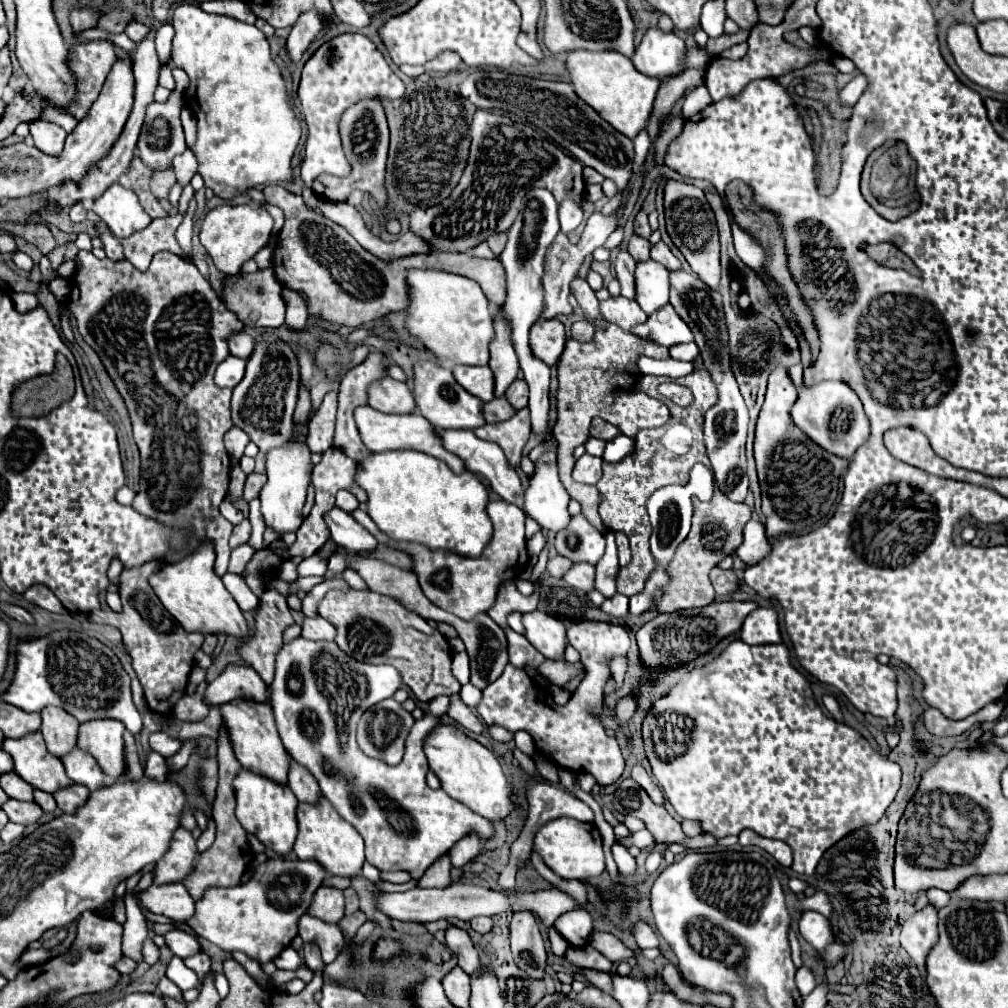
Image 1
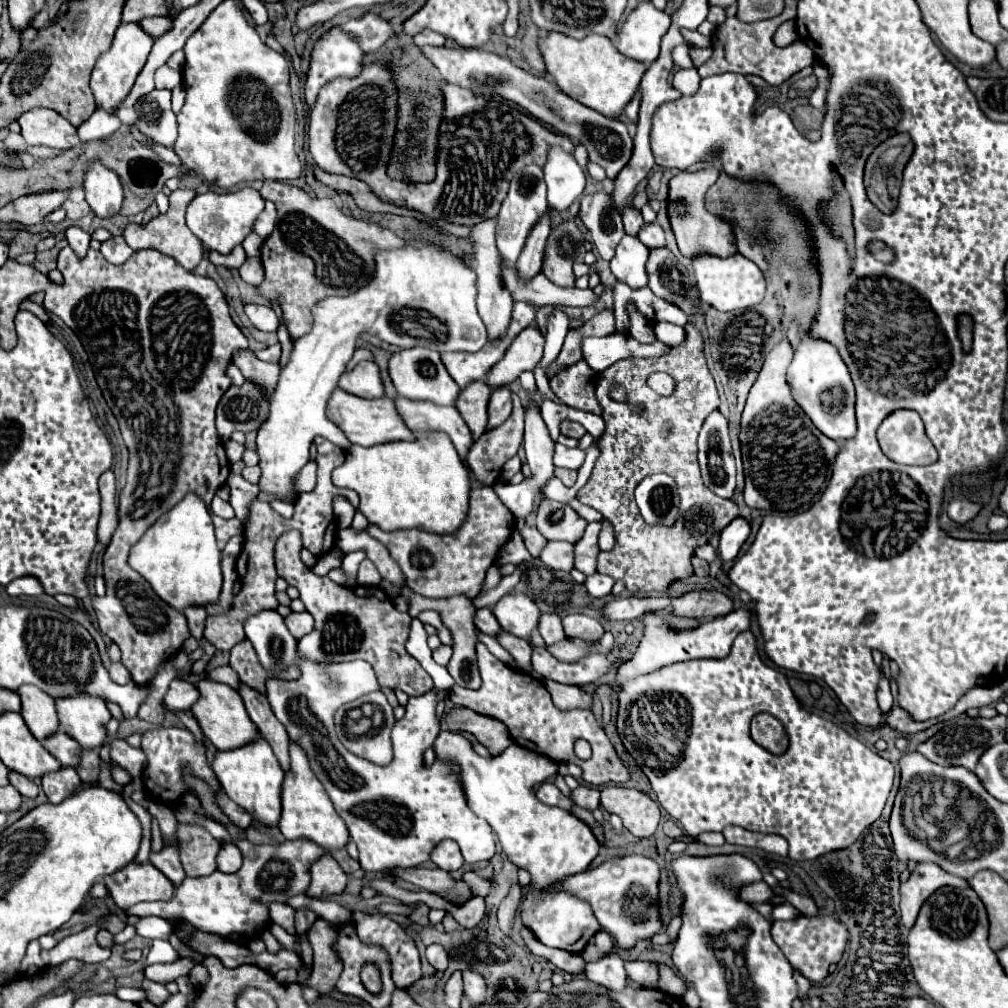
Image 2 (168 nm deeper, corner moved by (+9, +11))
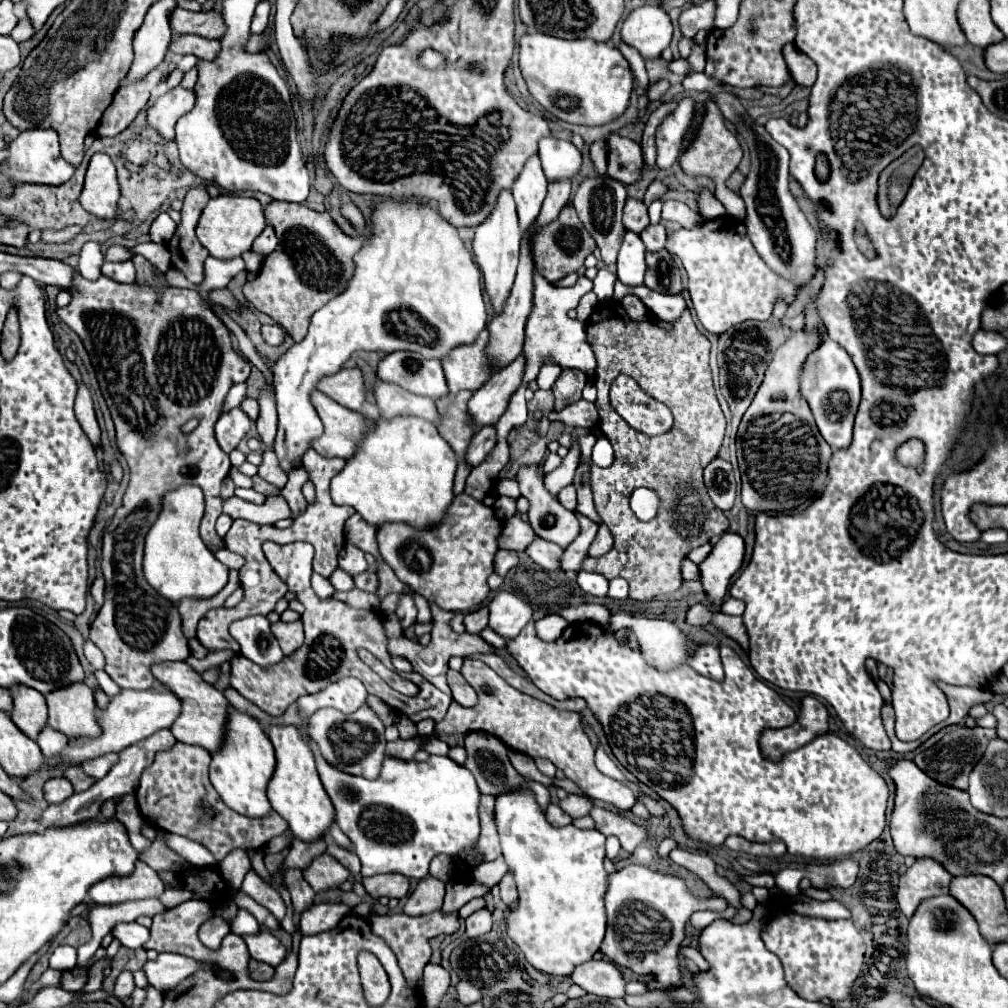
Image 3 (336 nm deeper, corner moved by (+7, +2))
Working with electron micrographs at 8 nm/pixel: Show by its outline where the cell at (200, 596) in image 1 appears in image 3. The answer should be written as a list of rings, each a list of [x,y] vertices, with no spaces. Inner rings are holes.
[[[179,486],[163,496],[163,510],[145,538],[143,574],[147,582],[171,602],[183,598],[211,598],[225,584],[229,568],[223,566],[199,536],[205,500],[199,486]]]

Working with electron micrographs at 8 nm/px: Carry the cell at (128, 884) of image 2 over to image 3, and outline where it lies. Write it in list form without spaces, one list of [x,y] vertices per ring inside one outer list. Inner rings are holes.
[[[135,862],[135,874],[131,878],[105,878],[91,886],[89,896],[95,904],[115,904],[125,900],[159,898],[165,890],[163,880],[145,862]]]

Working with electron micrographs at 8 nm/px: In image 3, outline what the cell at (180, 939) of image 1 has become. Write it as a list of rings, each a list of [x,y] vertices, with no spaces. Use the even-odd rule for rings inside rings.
[[[129,922],[129,924],[117,924],[111,930],[113,938],[125,946],[125,948],[141,948],[147,940],[149,940],[149,928],[137,924],[137,922]]]

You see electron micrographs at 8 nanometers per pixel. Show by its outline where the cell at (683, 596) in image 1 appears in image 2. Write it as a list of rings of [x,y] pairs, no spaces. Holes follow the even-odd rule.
[[[689,323],[685,325],[685,331],[687,331],[685,341],[679,347],[673,347],[669,355],[659,357],[659,359],[621,359],[621,361],[613,363],[609,369],[605,369],[597,383],[597,399],[603,407],[605,433],[597,439],[599,457],[595,461],[589,481],[585,483],[585,487],[579,489],[577,499],[581,503],[597,509],[603,515],[603,519],[613,523],[617,543],[611,551],[599,555],[597,571],[613,577],[615,581],[623,581],[632,594],[660,595],[669,589],[669,585],[673,581],[691,577],[693,575],[691,557],[695,555],[695,549],[709,543],[709,539],[713,535],[721,533],[721,529],[725,529],[739,515],[739,507],[731,499],[717,497],[701,481],[699,463],[697,463],[697,435],[699,435],[699,429],[701,429],[705,417],[713,409],[719,407],[719,395],[717,395],[717,387],[713,383],[713,377],[711,377],[705,357],[703,357],[701,333]],[[651,371],[665,371],[675,379],[677,389],[673,391],[673,395],[663,397],[647,387],[647,377],[651,375]],[[617,385],[621,385],[627,393],[627,401],[623,401],[623,403],[611,399],[611,395],[609,395],[611,389]],[[653,473],[667,473],[673,479],[677,479],[677,487],[681,493],[681,513],[673,527],[647,525],[633,499],[633,489],[645,479],[645,475],[653,475]]]

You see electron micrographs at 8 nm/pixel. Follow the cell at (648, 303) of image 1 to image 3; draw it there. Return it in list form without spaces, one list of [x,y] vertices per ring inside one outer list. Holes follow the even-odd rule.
[[[627,230],[623,236],[623,244],[617,256],[617,276],[623,284],[629,286],[639,286],[643,284],[643,274],[645,274],[645,246],[641,238]]]

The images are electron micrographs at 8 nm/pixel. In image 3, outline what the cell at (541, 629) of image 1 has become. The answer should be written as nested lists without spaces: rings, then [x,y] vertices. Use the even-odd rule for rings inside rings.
[[[497,592],[489,602],[489,628],[503,638],[515,638],[531,622],[531,606],[511,592]]]

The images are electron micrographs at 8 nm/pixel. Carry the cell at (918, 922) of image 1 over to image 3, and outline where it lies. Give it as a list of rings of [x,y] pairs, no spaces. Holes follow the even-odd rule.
[[[919,858],[911,868],[907,868],[905,874],[899,876],[899,888],[897,888],[897,902],[901,912],[911,918],[915,908],[923,898],[939,896],[949,892],[951,874],[933,858]]]

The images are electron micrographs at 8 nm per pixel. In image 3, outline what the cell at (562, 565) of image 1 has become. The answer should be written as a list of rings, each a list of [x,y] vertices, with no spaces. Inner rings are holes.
[[[513,516],[503,524],[503,534],[499,534],[499,548],[521,552],[531,544],[533,536],[535,532],[531,530],[531,526],[519,516]]]

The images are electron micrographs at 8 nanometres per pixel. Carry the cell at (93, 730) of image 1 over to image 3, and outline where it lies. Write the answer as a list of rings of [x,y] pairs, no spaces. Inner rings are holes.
[[[85,682],[75,686],[63,686],[45,696],[49,706],[47,724],[65,736],[99,736],[99,724],[95,720],[93,690]]]

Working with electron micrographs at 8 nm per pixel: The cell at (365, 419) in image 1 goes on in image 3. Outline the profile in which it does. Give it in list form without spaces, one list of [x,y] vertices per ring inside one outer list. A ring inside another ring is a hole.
[[[319,390],[311,394],[311,402],[325,428],[323,434],[311,442],[311,448],[325,458],[351,458],[355,454],[355,442],[371,428],[371,418],[345,410]]]

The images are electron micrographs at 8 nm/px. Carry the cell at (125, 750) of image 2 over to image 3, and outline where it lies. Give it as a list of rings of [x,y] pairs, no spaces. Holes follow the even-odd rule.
[[[105,754],[105,756],[99,756],[99,758],[95,758],[95,760],[89,760],[89,762],[83,764],[83,772],[85,772],[87,776],[99,780],[99,778],[103,778],[103,776],[109,772],[109,768],[115,764],[117,758],[119,758],[117,754]]]

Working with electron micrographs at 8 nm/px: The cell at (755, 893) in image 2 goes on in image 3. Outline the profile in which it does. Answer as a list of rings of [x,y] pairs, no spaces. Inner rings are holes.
[[[627,866],[609,876],[609,890],[605,894],[605,908],[607,908],[607,934],[601,944],[601,952],[611,958],[619,968],[629,968],[631,972],[647,978],[649,990],[671,990],[681,988],[681,968],[679,968],[679,948],[685,938],[685,924],[697,910],[717,910],[723,912],[727,902],[719,896],[713,898],[697,898],[689,892],[685,882],[677,876],[659,874],[645,866]]]

